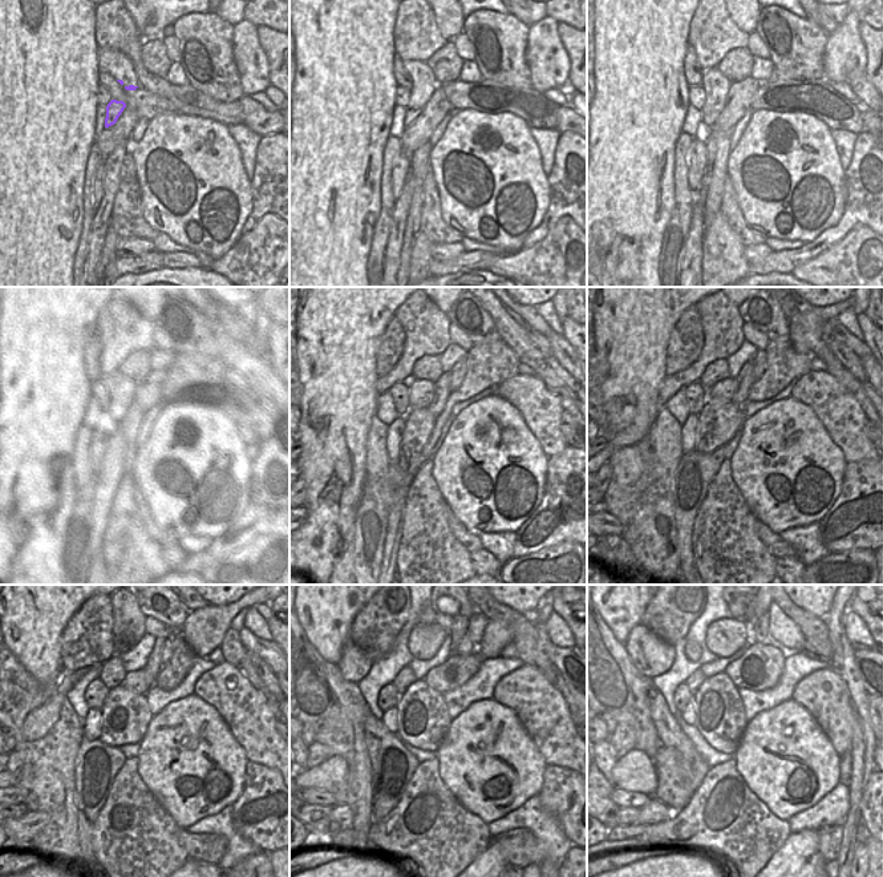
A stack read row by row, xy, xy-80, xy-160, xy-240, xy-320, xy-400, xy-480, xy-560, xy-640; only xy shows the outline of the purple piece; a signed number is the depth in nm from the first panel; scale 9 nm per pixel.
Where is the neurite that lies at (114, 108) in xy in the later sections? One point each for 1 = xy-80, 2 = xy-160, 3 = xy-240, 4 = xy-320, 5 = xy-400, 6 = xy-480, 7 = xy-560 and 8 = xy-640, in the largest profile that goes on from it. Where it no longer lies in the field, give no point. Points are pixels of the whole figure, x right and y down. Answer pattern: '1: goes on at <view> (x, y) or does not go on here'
1: goes on at xy-80 (418, 95)
2: goes on at xy-160 (716, 92)
3: goes on at xy-240 (121, 389)
4: goes on at xy-320 (421, 392)
5: goes on at xy-400 (724, 389)
6: goes on at xy-480 (136, 681)
7: goes on at xy-560 (457, 669)
8: goes on at xy-640 (760, 667)

